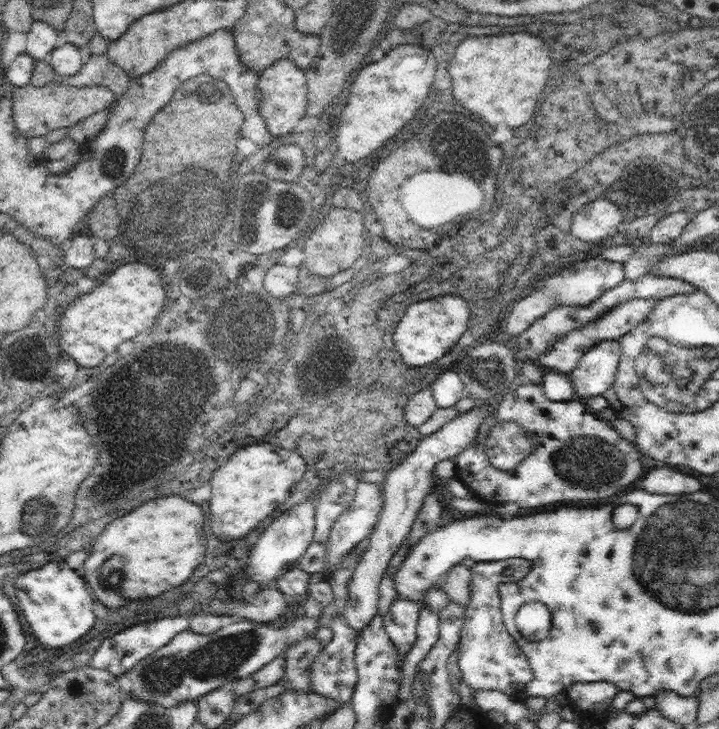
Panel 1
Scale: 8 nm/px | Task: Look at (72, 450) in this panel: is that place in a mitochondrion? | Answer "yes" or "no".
no

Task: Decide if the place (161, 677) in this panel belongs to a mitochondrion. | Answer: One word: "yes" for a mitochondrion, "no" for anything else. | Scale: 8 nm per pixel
yes

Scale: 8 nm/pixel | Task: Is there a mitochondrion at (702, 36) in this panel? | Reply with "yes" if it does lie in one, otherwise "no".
no

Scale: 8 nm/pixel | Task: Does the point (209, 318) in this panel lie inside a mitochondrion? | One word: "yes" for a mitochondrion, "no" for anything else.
yes

